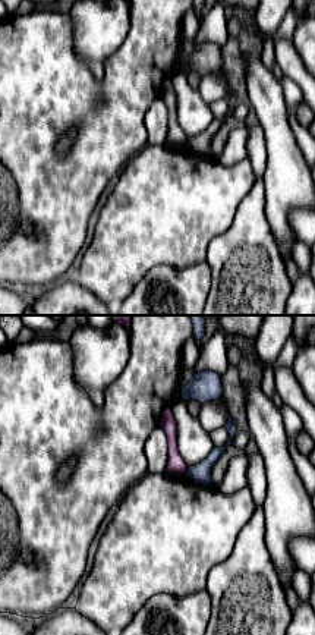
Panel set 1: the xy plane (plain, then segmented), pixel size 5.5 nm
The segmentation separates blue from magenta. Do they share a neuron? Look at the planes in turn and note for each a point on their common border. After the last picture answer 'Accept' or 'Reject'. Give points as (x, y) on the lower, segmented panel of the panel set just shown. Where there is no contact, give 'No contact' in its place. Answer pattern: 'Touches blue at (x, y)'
Touches blue at (188, 471)

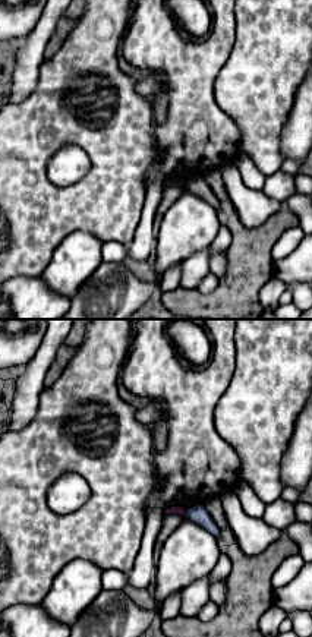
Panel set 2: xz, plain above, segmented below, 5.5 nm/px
Touches blue at (186, 513)

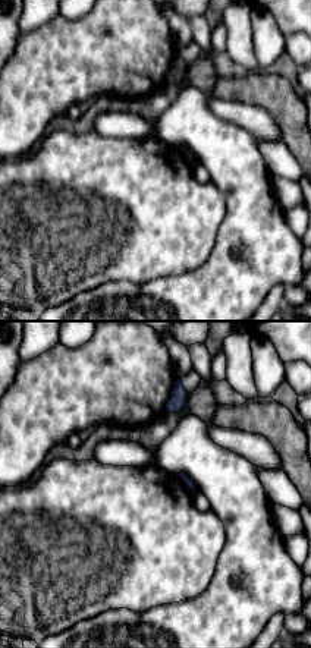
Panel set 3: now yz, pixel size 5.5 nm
Touches blue at (182, 475)

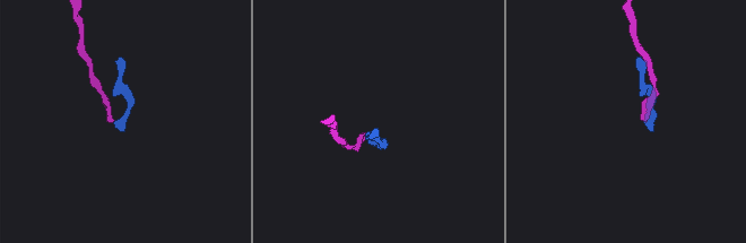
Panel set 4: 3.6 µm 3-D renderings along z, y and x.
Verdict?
Reject

